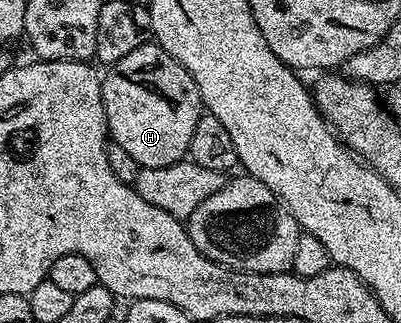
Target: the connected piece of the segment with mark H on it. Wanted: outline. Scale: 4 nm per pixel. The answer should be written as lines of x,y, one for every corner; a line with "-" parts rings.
151,40
117,60
106,72
101,81
110,141
121,144
141,168
161,168
184,161
193,128
197,128
197,120
205,112
193,76

